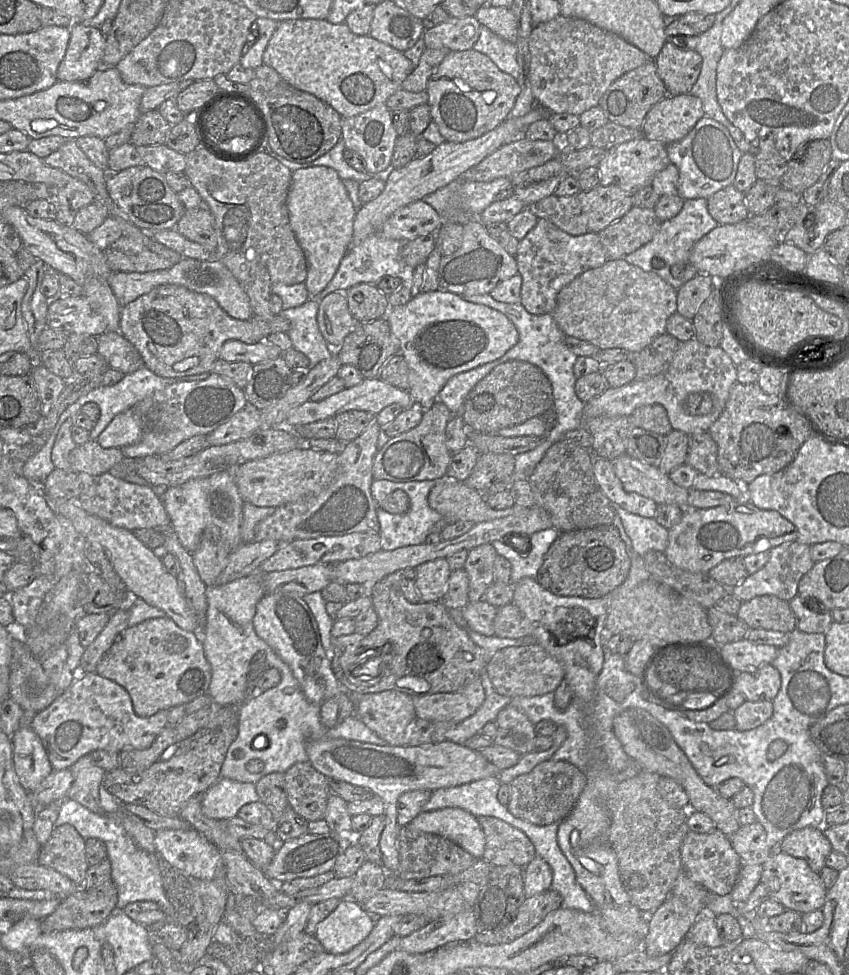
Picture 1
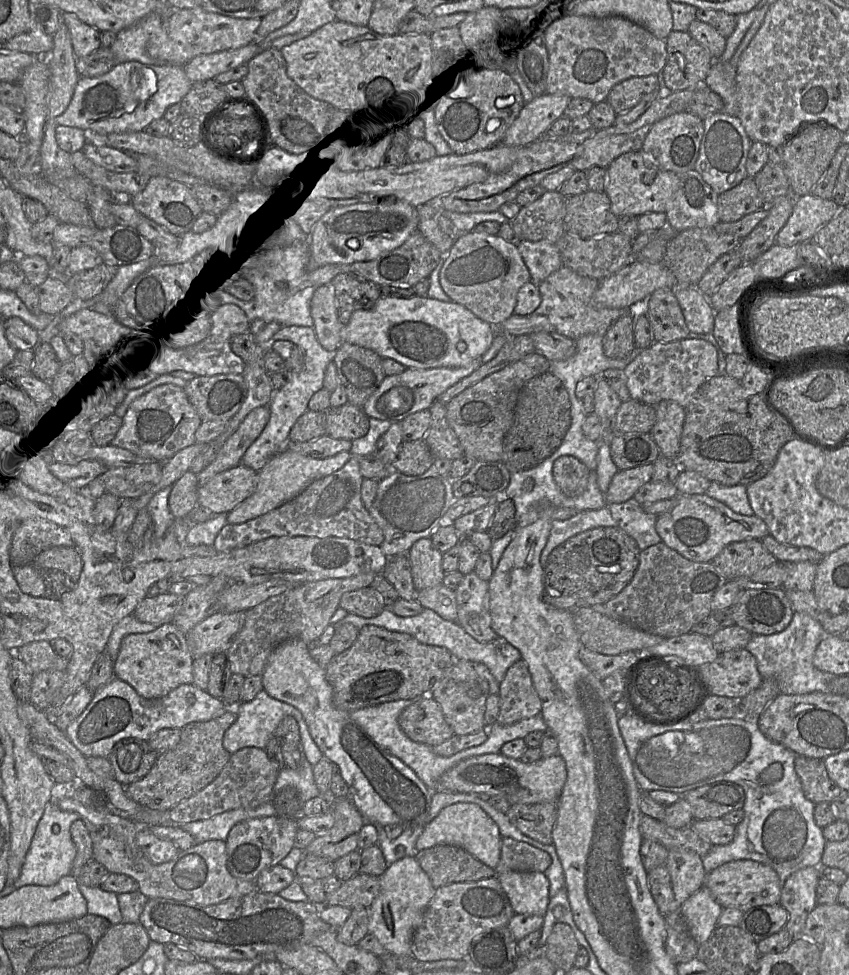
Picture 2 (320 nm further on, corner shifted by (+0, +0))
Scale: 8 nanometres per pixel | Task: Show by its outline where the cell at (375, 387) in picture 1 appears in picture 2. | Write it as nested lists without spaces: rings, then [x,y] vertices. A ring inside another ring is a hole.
[[[477,360],[469,365],[454,368],[406,368],[400,374],[386,376],[378,389],[365,401],[362,410],[369,418],[401,422],[411,414],[429,410],[442,393],[461,379],[471,375],[481,364],[482,360]]]

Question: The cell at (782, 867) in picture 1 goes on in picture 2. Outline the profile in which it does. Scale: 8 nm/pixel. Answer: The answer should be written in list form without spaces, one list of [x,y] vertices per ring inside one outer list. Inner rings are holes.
[[[749,859],[731,861],[707,873],[704,886],[723,908],[737,908],[743,912],[757,906],[779,904],[783,887],[772,867]]]

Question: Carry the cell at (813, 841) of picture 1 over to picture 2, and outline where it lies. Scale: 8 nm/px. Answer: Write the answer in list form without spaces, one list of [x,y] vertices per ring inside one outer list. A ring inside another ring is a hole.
[[[809,866],[791,874],[782,887],[780,904],[788,911],[785,928],[794,936],[803,934],[805,922],[817,905],[816,889],[821,868]]]

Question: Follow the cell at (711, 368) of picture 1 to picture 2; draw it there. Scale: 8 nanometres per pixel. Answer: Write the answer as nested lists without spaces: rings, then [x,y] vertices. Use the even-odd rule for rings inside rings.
[[[704,339],[654,341],[648,348],[635,353],[624,372],[632,399],[650,405],[672,400],[686,408],[699,387],[707,379],[718,375],[718,353],[714,345]]]

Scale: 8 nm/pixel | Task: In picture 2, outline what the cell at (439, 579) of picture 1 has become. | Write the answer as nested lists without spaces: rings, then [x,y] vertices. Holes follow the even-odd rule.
[[[431,537],[417,540],[407,555],[418,592],[443,583],[446,575],[443,569],[444,554],[436,548]]]

